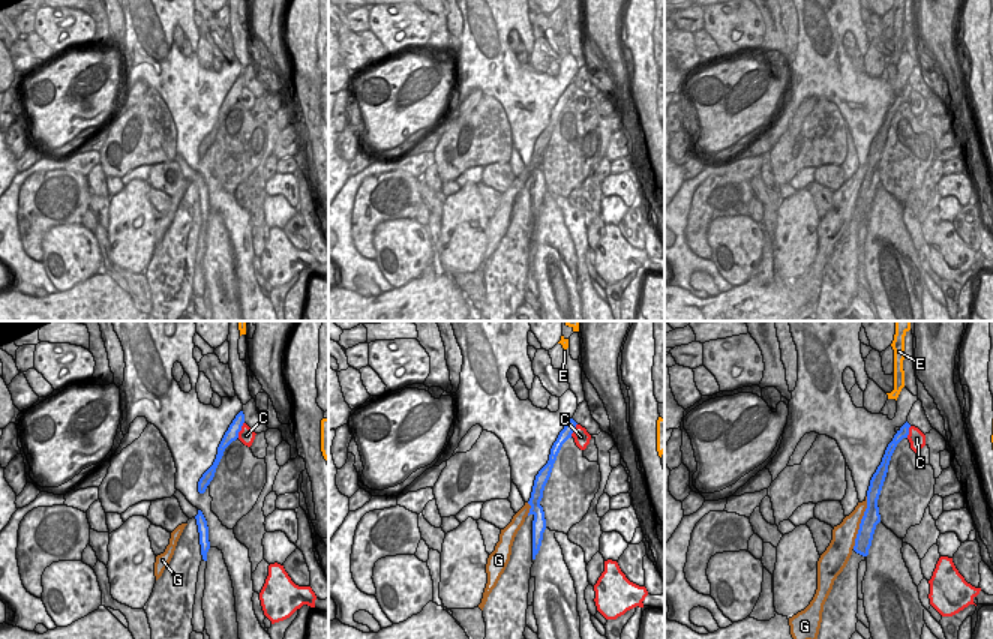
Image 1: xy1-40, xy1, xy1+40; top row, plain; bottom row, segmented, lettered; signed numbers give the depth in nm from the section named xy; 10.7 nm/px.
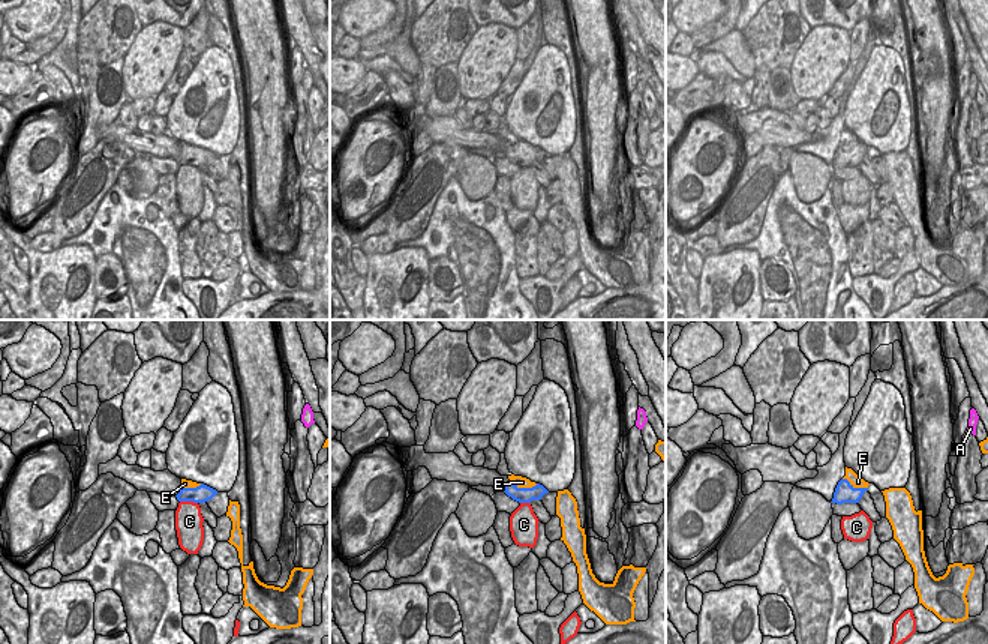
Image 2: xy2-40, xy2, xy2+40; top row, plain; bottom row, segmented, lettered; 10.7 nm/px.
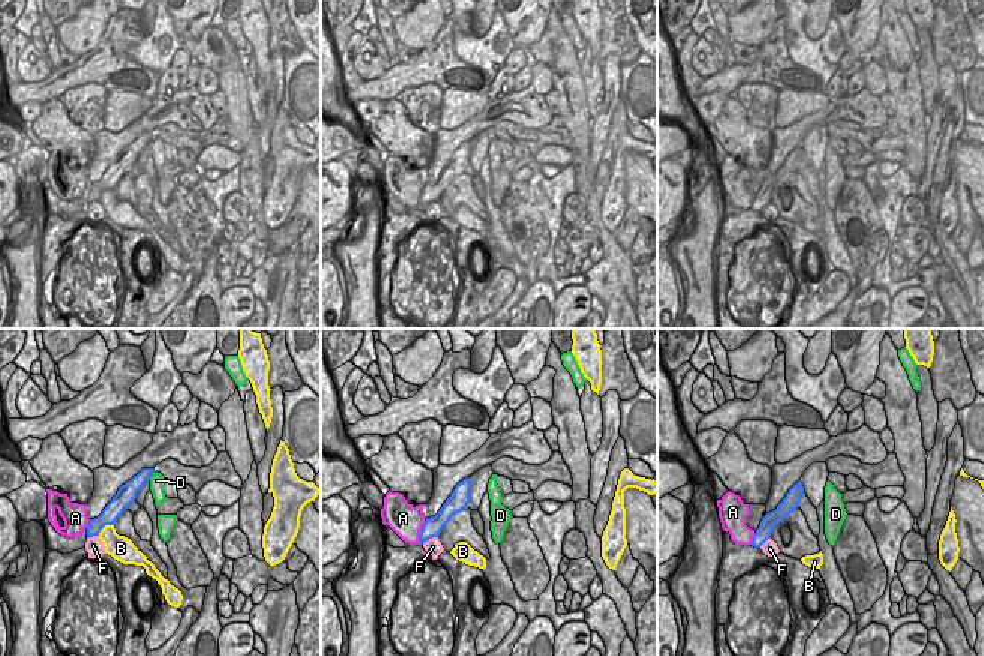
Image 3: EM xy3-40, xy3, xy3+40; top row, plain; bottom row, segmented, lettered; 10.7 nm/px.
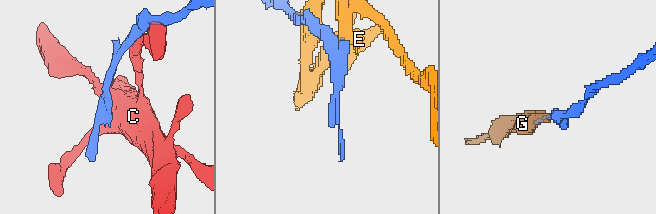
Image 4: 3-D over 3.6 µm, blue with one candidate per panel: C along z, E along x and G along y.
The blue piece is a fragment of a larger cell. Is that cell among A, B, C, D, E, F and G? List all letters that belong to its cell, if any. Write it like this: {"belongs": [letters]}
{"belongs": ["G"]}

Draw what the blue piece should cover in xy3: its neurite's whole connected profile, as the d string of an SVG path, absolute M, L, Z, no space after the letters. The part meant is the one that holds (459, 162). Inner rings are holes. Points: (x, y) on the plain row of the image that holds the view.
M471 141L459 146L450 161L446 164L442 171L435 180L426 182L418 198L418 207L424 207L432 201L438 201L444 189L450 185L453 179L466 173L470 168L470 152Z

